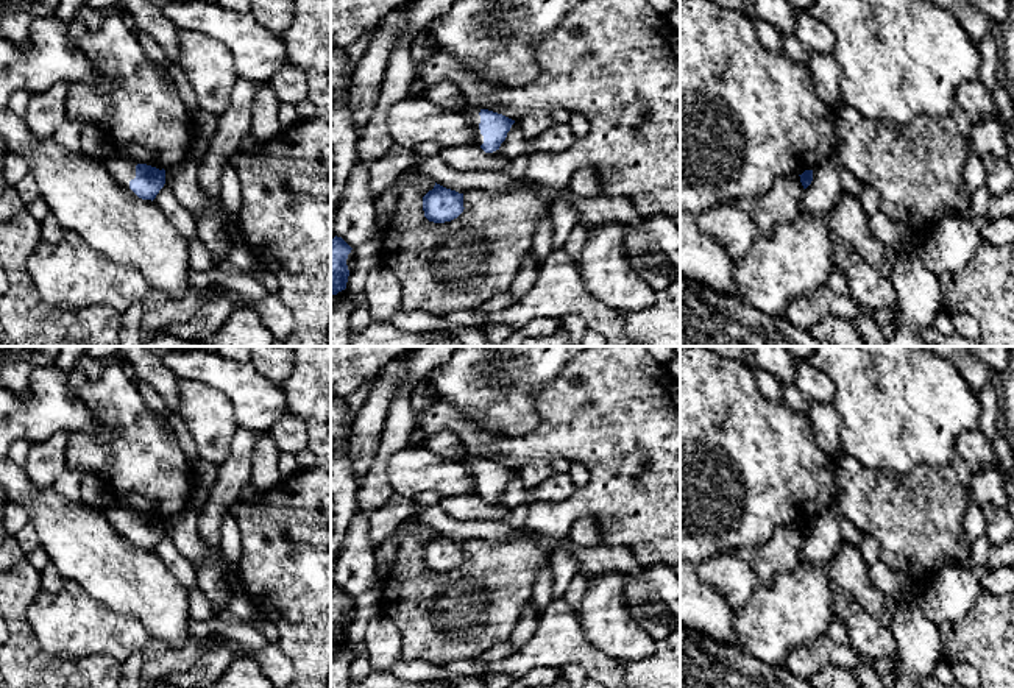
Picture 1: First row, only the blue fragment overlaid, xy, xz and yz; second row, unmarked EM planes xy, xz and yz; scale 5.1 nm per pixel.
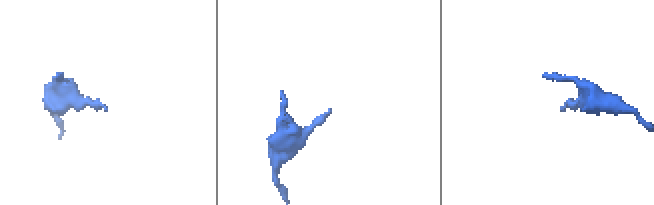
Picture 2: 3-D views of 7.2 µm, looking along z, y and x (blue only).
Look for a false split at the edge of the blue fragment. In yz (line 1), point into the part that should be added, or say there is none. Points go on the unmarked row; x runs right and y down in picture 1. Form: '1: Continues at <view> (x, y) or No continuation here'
1: No continuation here

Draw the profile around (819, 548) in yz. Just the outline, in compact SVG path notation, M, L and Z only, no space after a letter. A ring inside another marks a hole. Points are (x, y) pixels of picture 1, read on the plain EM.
M833 502L824 513L813 520L811 534L803 538L800 560L808 565L825 568L842 544L841 510Z

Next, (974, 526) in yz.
M978 504L969 505L964 524L963 524L964 538L973 543L977 538L986 534L986 521L983 516L983 509Z

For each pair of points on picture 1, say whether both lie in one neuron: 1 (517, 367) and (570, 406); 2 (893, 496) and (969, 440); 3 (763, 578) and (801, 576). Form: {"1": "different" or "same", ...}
{"1": "different", "2": "same", "3": "different"}

